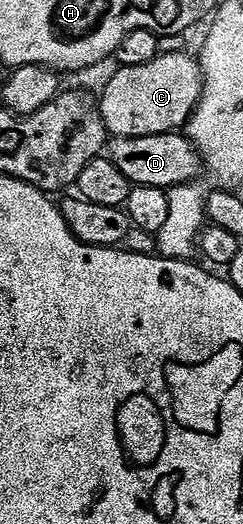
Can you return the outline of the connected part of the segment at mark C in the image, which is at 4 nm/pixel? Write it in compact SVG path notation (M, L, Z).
M160 52L153 63L141 67L119 67L114 70L111 82L103 89L103 97L98 98L99 110L103 122L111 137L144 137L158 133L174 133L182 130L191 119L191 113L197 107L199 96L203 94L203 76L199 62L187 53Z

